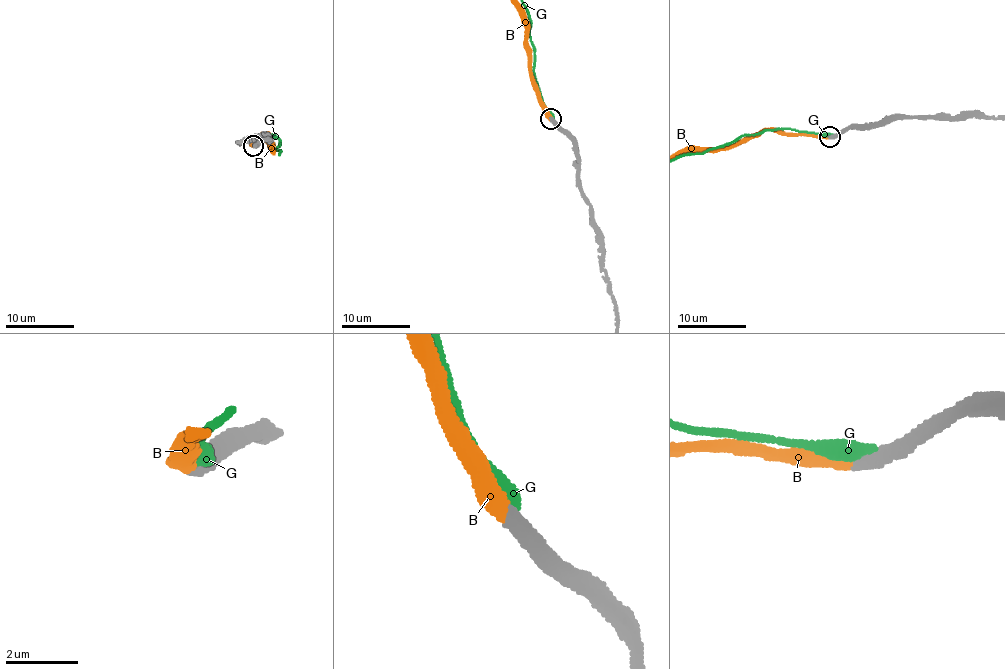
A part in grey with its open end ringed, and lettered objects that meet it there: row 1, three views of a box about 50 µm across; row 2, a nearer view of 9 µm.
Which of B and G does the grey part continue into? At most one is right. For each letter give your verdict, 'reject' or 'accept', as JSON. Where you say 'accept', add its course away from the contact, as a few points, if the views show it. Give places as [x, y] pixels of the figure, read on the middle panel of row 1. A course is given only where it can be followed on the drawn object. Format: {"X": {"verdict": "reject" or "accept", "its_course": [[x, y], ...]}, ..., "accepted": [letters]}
{"B": {"verdict": "accept"}, "G": {"verdict": "reject"}, "accepted": ["B"]}

